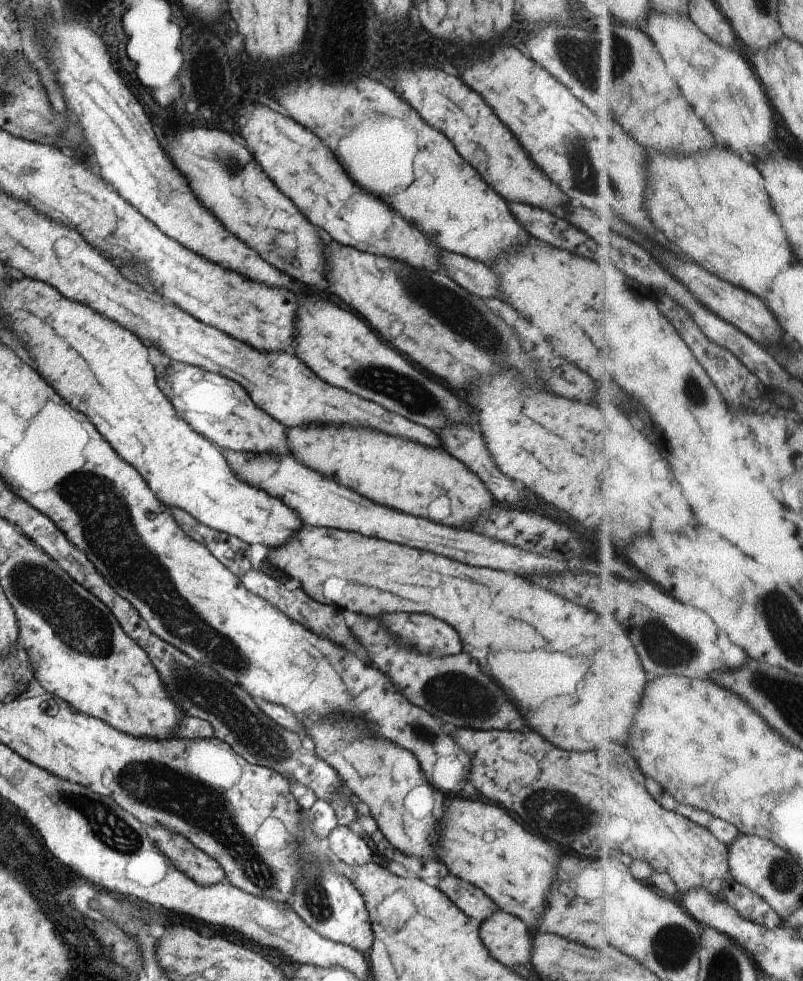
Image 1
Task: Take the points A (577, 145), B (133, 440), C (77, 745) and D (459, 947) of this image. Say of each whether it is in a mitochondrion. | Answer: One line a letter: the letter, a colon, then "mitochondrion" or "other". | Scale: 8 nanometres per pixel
A: mitochondrion
B: other
C: other
D: other

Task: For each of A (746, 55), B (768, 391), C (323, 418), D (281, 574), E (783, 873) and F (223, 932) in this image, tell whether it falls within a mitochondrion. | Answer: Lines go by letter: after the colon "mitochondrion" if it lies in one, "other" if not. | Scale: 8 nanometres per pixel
A: other
B: other
C: other
D: other
E: mitochondrion
F: other

